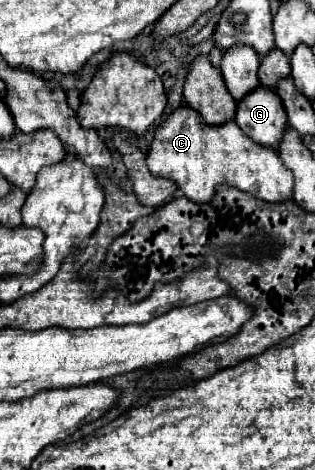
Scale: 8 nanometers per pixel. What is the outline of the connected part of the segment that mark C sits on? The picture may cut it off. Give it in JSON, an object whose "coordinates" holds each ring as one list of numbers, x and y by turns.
{"coordinates":[[190,106,176,108,154,132,146,164,152,174,166,176,176,182,186,198,206,204,218,184,234,186,264,202,278,204,292,198,292,172,284,166,274,146,264,146,248,138,232,120,222,126,210,126]]}

